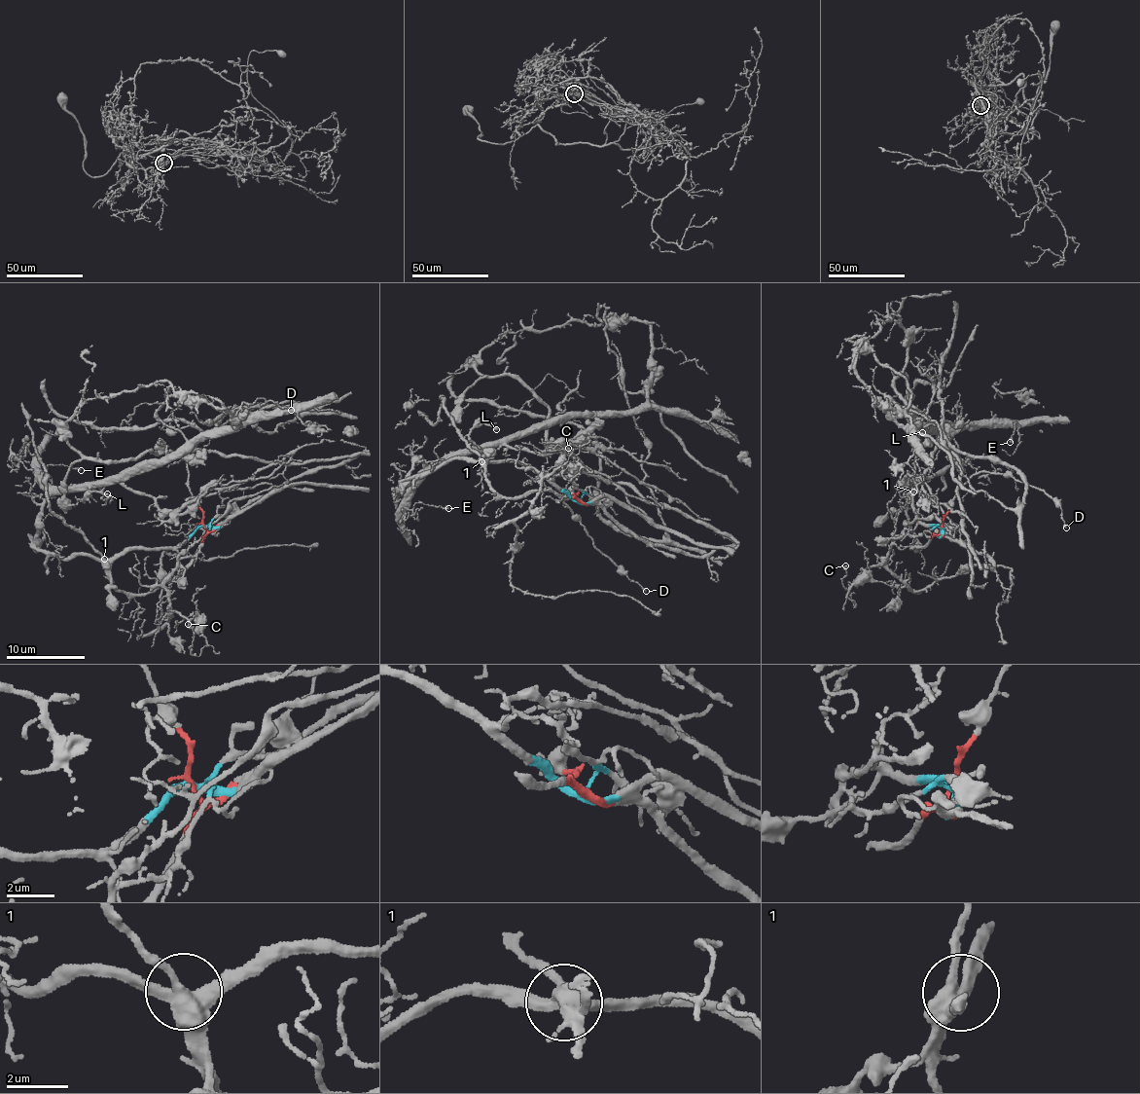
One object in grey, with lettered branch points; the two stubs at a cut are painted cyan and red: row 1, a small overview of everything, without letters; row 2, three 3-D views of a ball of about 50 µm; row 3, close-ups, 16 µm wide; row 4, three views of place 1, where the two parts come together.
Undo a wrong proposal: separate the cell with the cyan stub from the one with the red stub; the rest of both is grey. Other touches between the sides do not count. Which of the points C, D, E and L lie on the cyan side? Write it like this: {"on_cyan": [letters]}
{"on_cyan": ["C", "E", "L"]}

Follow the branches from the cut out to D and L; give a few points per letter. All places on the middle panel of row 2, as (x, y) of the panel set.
D: (576, 498), (578, 492), (565, 489), (562, 492), (572, 518), (597, 549), (646, 592)
L: (574, 497), (517, 462), (449, 458), (434, 467), (417, 460), (448, 463), (474, 446), (475, 427), (497, 430)

